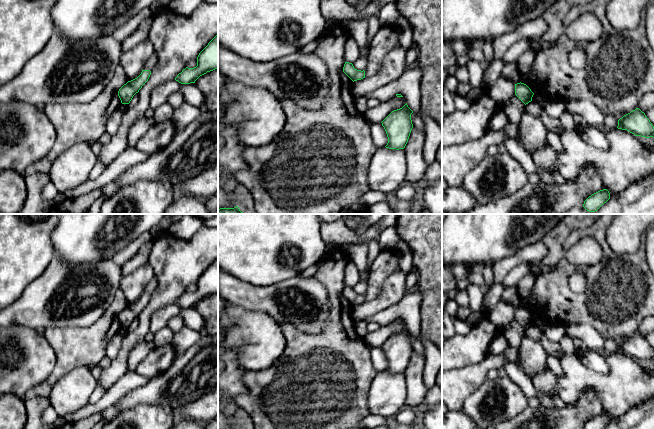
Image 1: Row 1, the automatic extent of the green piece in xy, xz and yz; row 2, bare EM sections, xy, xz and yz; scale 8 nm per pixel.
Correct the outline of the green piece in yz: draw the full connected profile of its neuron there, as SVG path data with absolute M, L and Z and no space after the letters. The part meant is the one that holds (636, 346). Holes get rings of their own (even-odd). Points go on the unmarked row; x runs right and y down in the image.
M639 332L618 344L618 353L627 354L635 360L654 362L654 350Z

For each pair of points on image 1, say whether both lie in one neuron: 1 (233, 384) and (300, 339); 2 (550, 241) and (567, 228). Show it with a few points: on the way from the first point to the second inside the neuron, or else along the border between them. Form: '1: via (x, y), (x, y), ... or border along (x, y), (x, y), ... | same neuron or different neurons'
1: border along (246, 371), (242, 377), (246, 391), (233, 400) | different neurons
2: via (554, 238), (563, 229) | same neuron

